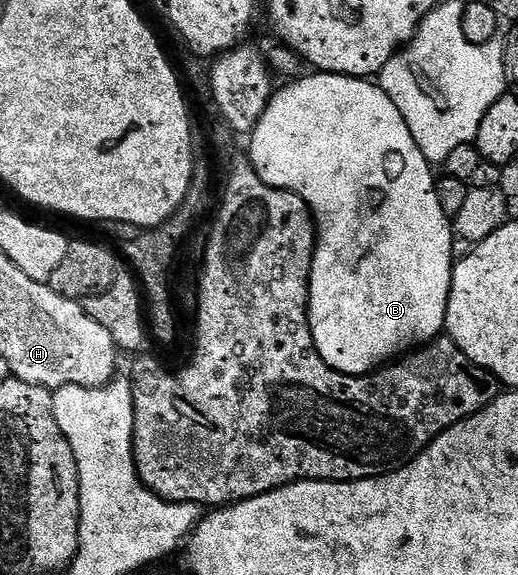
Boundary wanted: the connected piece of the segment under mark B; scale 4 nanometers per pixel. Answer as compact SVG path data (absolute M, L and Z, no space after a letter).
M311 72L302 78L296 78L288 81L284 90L276 89L272 93L271 101L267 103L265 112L261 116L261 120L255 125L255 129L249 135L251 141L251 154L249 153L249 161L255 170L261 176L261 180L265 184L269 184L278 190L288 190L297 196L301 196L301 200L305 200L305 204L311 210L311 216L315 220L315 255L313 256L313 264L311 265L311 297L309 299L309 321L311 323L311 335L317 344L317 352L323 357L328 364L335 370L340 370L342 374L352 376L366 376L372 372L378 371L384 364L390 363L392 360L398 359L400 356L406 355L408 352L414 351L416 348L422 348L428 342L435 341L444 333L447 325L447 301L449 300L449 292L451 291L451 272L453 269L453 222L447 218L445 212L441 210L438 204L438 196L435 191L437 181L436 175L431 175L433 170L432 163L425 160L425 156L417 148L417 144L413 140L413 136L409 132L409 128L405 124L405 120L401 116L401 112L397 112L397 106L389 100L389 96L374 81L366 78L350 78L344 74L324 74L322 72Z

